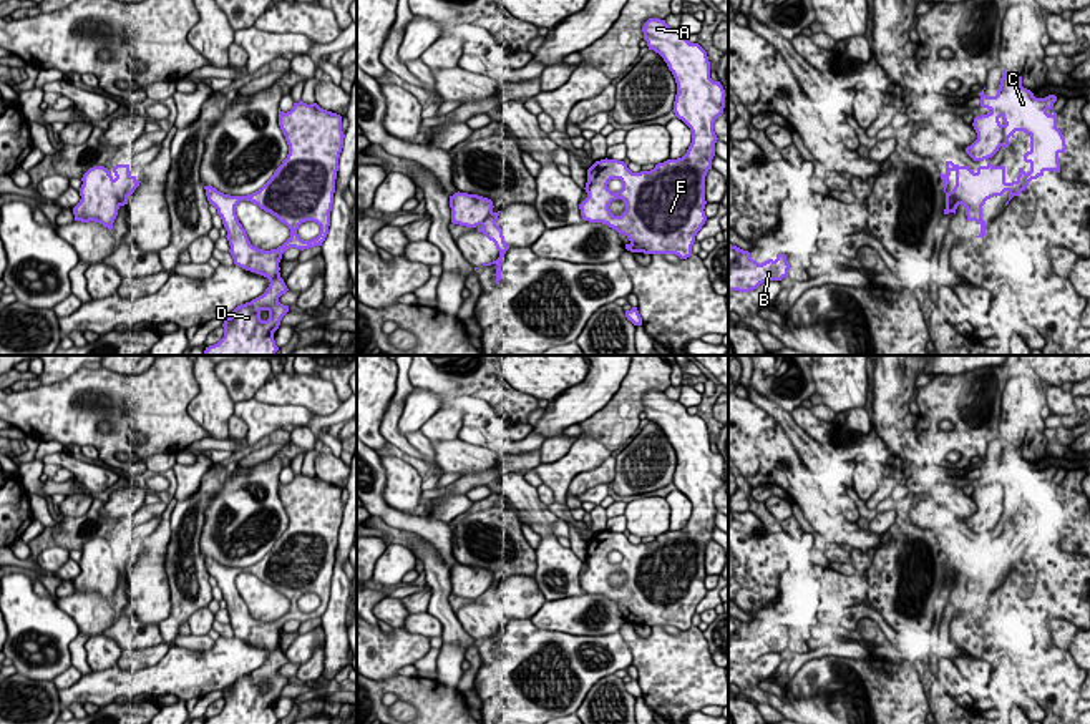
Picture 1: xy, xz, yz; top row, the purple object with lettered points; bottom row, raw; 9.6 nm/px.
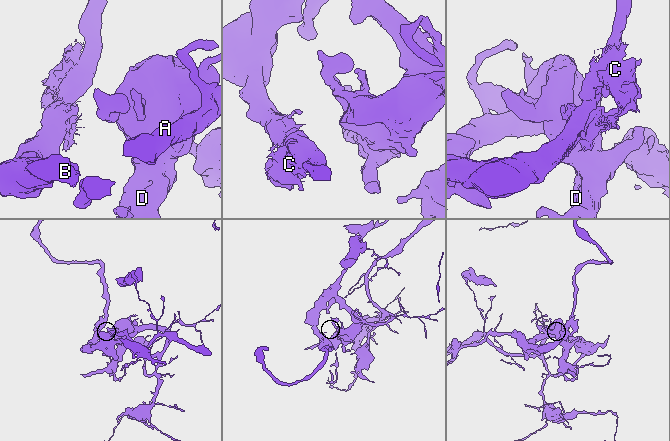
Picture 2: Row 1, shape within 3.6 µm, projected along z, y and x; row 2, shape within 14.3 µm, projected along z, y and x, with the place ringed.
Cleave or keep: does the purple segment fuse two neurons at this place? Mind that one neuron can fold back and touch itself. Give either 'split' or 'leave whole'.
leave whole

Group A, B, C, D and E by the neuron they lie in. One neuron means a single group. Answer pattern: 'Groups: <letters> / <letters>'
Groups: A B C D E

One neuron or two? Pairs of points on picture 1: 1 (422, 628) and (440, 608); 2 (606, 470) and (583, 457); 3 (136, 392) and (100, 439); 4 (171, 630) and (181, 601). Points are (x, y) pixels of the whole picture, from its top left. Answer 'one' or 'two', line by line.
1: two
2: two
3: one
4: one

